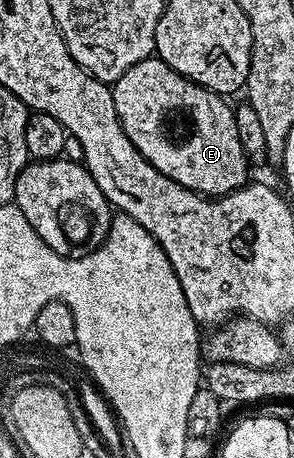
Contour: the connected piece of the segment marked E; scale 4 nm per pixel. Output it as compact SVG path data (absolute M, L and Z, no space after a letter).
M158 57L144 59L134 65L129 71L122 73L122 77L117 83L111 84L111 88L112 100L126 137L134 141L138 153L142 153L142 157L146 157L146 161L150 161L150 165L154 165L158 173L170 177L170 181L178 181L178 185L186 189L209 197L229 195L249 182L250 164L244 156L242 143L238 141L233 108L227 107L224 104L227 102L215 91L207 91L197 83L191 83Z

